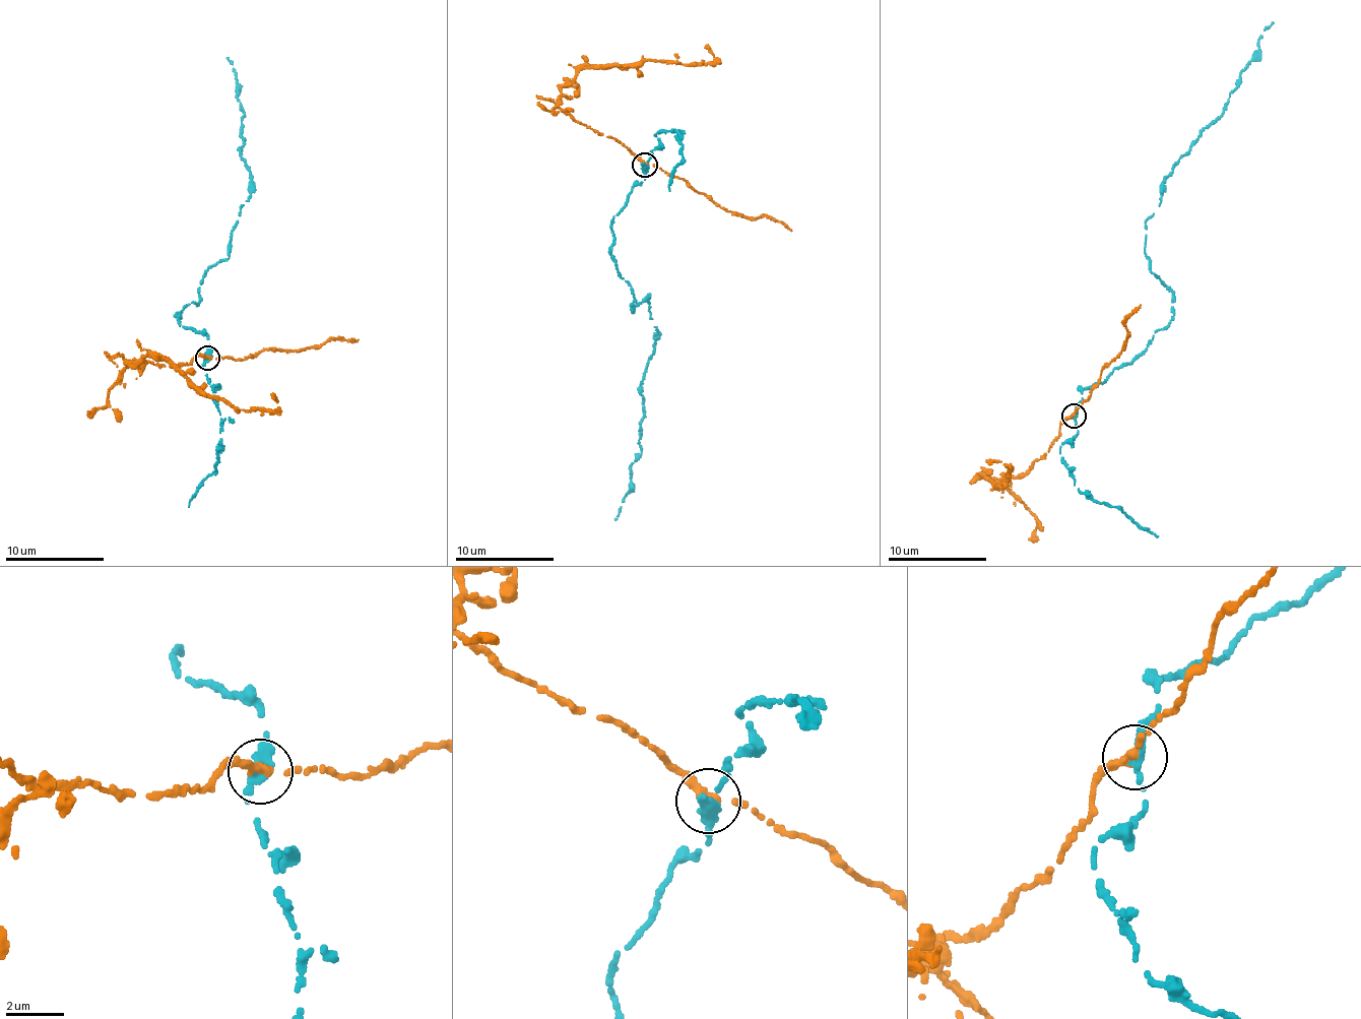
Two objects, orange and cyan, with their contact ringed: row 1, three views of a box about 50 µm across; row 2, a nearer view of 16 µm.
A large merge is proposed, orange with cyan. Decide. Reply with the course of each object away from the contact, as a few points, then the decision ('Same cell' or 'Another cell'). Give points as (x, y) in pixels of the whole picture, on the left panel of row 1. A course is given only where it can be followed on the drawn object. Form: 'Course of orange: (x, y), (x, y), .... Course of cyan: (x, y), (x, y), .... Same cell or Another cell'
Course of orange: (206, 359), (170, 368), (113, 361), (122, 372), (153, 357), (178, 365), (239, 409), (277, 406), (273, 392). Course of cyan: (206, 359), (207, 337), (176, 314), (199, 303), (203, 275), (228, 256), (253, 180), (228, 58). Another cell

